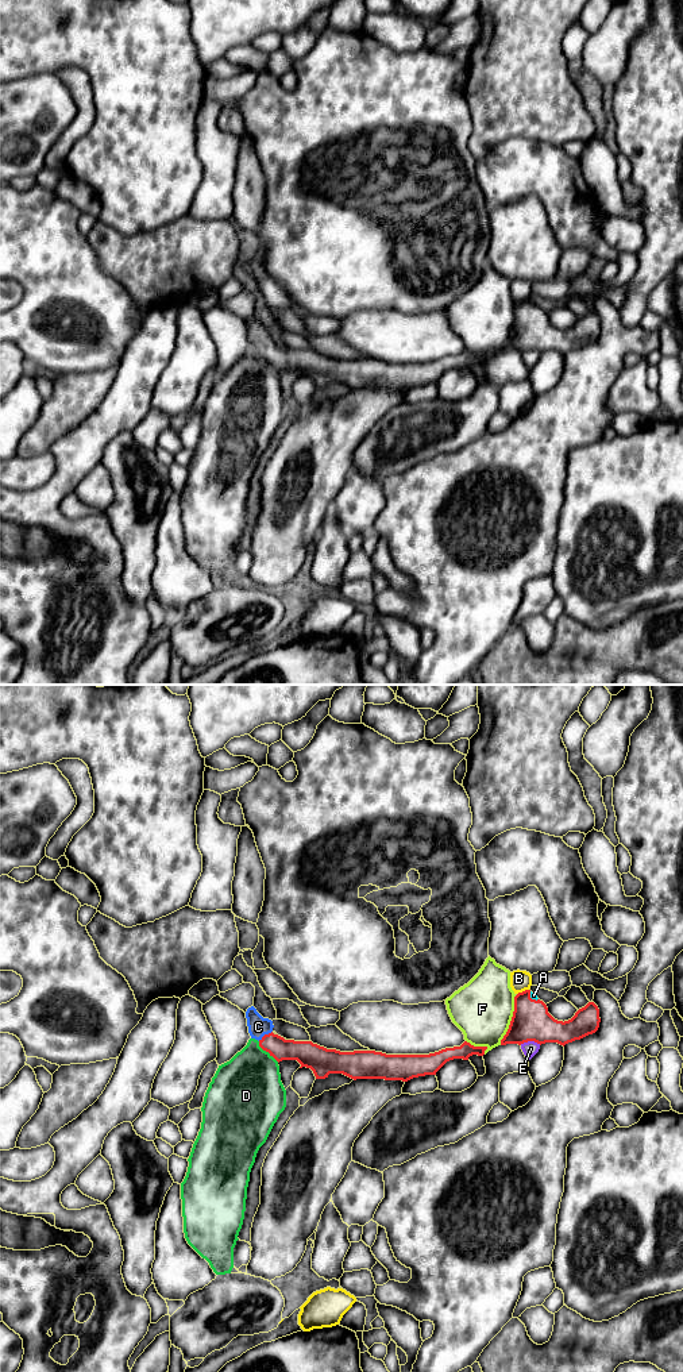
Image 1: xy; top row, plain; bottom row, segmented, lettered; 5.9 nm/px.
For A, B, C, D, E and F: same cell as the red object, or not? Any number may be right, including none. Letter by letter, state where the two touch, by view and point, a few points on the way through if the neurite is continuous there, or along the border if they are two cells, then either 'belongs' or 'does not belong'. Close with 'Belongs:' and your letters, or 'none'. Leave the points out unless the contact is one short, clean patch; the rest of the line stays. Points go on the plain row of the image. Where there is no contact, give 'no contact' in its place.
A: xy (529, 305) | belongs
B: xy (523, 300) | along xy (528, 297), (517, 303) | does not belong
C: xy (265, 343) | across xy (280, 357), (265, 343), (258, 335) | belongs
D: xy (267, 359) | along xy (258, 350), (278, 370) | does not belong
E: xy (531, 349) | does not belong
F: xy (512, 328) | does not belong
Belongs: A, C

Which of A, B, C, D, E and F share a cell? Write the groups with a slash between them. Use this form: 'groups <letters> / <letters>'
groups A C / B / D / E / F

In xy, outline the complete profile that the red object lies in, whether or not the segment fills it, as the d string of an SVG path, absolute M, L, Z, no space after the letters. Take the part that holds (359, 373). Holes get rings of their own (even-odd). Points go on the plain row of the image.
M254 315L246 320L248 342L259 350L278 371L297 369L301 375L310 377L316 388L329 382L343 382L356 388L385 388L408 390L413 386L436 384L449 369L483 365L487 355L474 355L464 350L460 355L445 357L429 363L386 363L375 359L340 361L327 358L312 350L285 348L273 342L273 329L263 327Z

